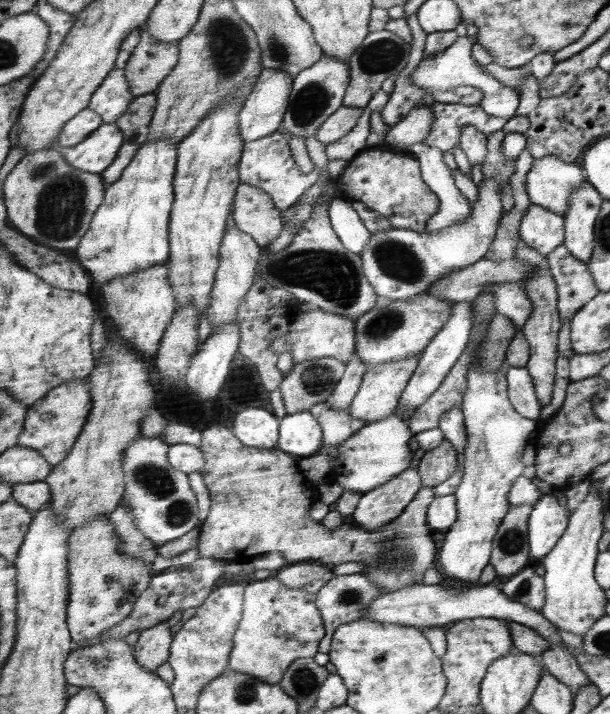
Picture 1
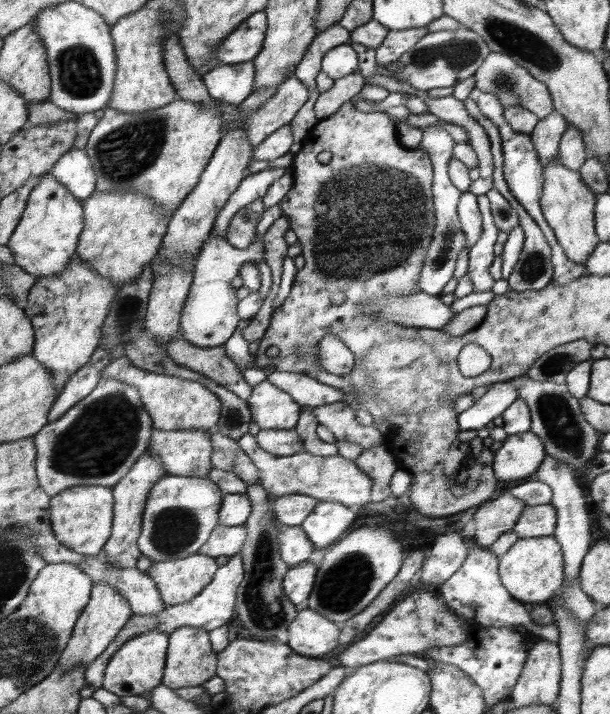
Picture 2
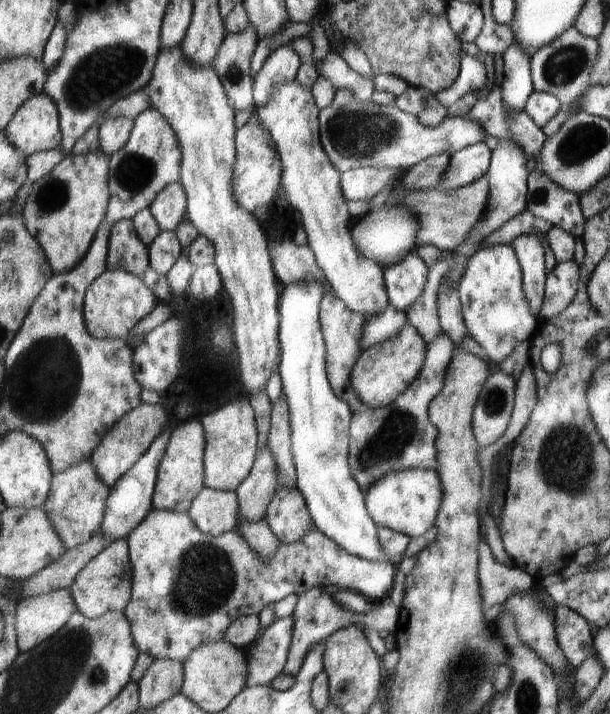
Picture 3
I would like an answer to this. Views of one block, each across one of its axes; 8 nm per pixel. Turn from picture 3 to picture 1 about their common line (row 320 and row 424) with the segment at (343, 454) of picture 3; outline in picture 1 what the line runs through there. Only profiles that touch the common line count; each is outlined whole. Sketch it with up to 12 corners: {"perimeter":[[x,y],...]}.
{"perimeter":[[310,411],[286,413],[277,448],[298,458],[319,454],[322,423]]}

